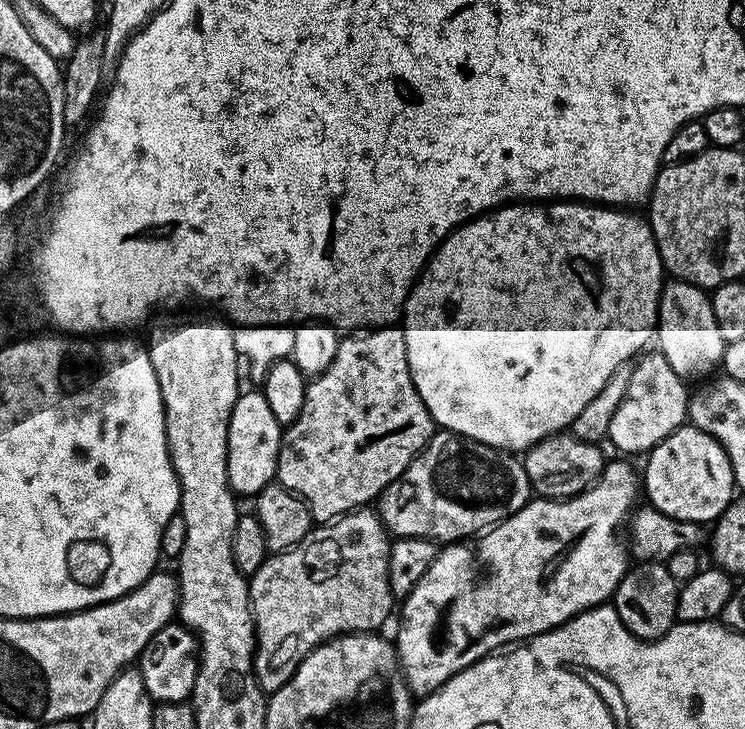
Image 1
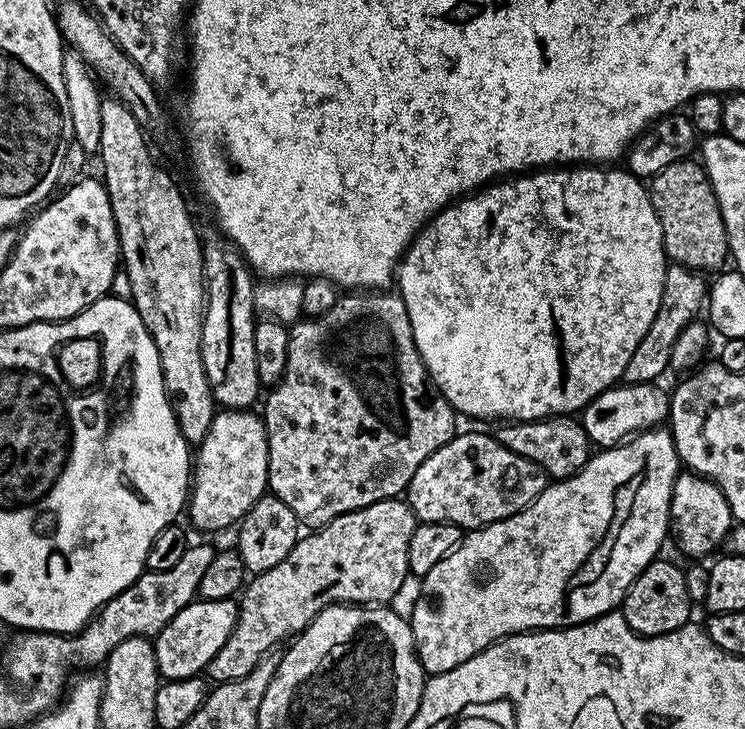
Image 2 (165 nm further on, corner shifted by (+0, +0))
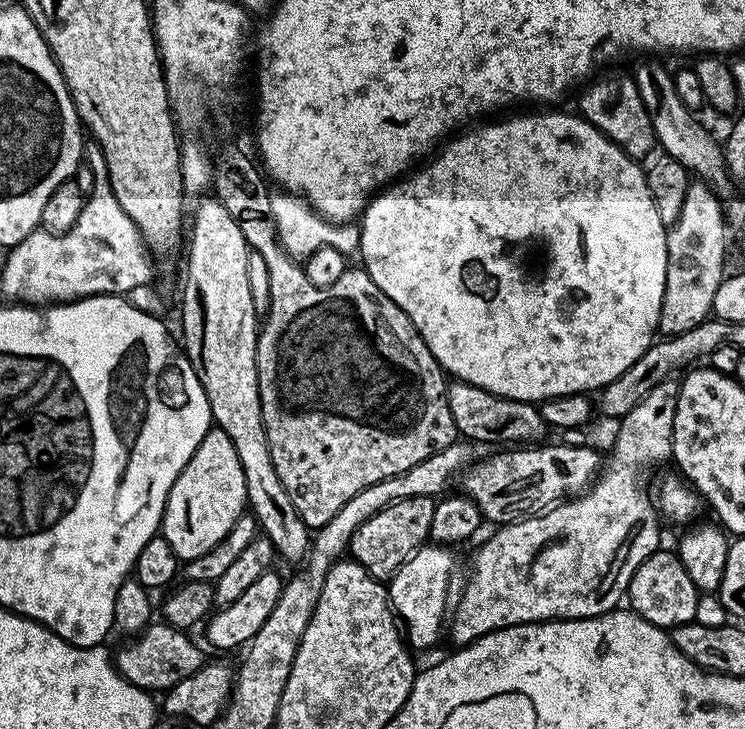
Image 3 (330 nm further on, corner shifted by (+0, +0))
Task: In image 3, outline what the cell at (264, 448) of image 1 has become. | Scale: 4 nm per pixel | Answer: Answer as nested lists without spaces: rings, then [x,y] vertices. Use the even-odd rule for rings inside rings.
[[[213,426],[174,482],[164,507],[160,532],[170,542],[170,550],[174,550],[177,560],[202,558],[202,554],[214,550],[230,534],[238,518],[245,515],[247,502],[246,474],[242,462],[238,462],[238,450],[234,450],[234,442],[230,442],[221,428]]]

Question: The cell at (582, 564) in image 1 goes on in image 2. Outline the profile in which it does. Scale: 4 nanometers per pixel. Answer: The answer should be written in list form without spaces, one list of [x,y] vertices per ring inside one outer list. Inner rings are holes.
[[[664,426],[650,428],[647,432],[637,432],[635,436],[617,444],[614,448],[605,448],[604,452],[597,456],[589,456],[582,470],[578,470],[565,480],[549,483],[548,487],[542,490],[542,494],[538,494],[535,502],[523,508],[518,514],[469,531],[460,541],[460,545],[449,556],[442,558],[442,562],[438,562],[438,566],[434,566],[434,570],[430,570],[430,574],[426,574],[419,581],[420,593],[416,596],[416,605],[412,608],[410,623],[412,637],[416,643],[416,657],[420,660],[425,673],[435,674],[454,670],[459,664],[474,658],[482,650],[503,640],[505,636],[516,636],[519,632],[534,632],[549,628],[572,628],[576,624],[596,620],[599,616],[619,609],[624,603],[628,587],[638,578],[641,570],[661,555],[660,547],[664,544],[664,536],[666,540],[670,532],[668,511],[672,487],[681,468],[680,456],[672,441],[671,431]]]

